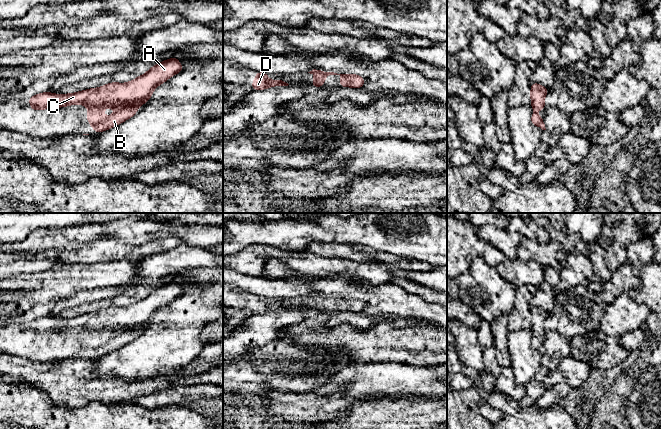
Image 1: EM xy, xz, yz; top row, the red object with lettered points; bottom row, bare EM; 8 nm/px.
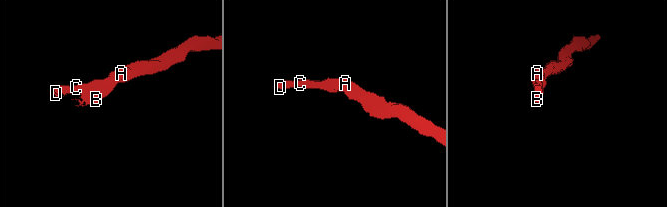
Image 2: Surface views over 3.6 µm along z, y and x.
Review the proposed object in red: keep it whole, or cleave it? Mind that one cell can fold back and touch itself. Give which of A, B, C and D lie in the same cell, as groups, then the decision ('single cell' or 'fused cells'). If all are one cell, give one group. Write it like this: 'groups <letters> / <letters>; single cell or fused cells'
groups A B C D; single cell

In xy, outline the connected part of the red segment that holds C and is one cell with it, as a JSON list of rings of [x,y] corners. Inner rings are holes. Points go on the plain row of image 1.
[[[172,281],[168,284],[155,288],[145,298],[133,303],[128,307],[111,306],[99,312],[91,312],[70,318],[57,319],[51,316],[43,316],[34,319],[27,324],[30,327],[32,335],[55,333],[74,328],[82,328],[86,332],[90,333],[90,335],[86,337],[85,340],[88,343],[88,346],[91,348],[90,351],[96,354],[96,356],[93,358],[99,358],[102,355],[111,353],[134,340],[137,337],[139,330],[150,324],[153,315],[158,309],[166,306],[170,301],[179,296],[182,296],[183,294],[184,293],[178,282]],[[105,331],[116,333],[118,336],[105,342],[103,340],[103,333]]]

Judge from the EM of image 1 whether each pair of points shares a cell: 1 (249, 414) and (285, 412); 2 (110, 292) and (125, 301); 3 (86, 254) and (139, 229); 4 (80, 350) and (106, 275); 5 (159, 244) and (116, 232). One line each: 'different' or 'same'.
1: same
2: different
3: different
4: different
5: different

